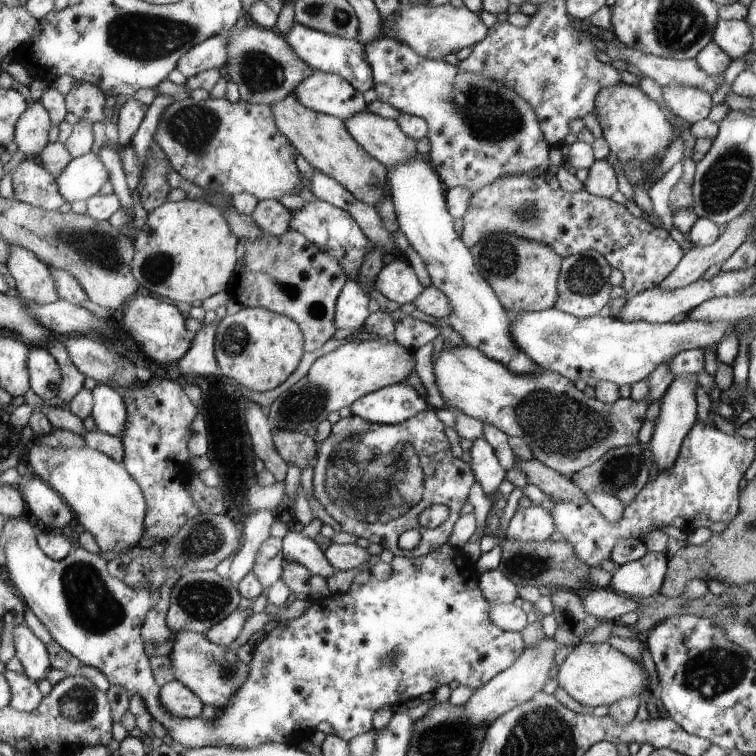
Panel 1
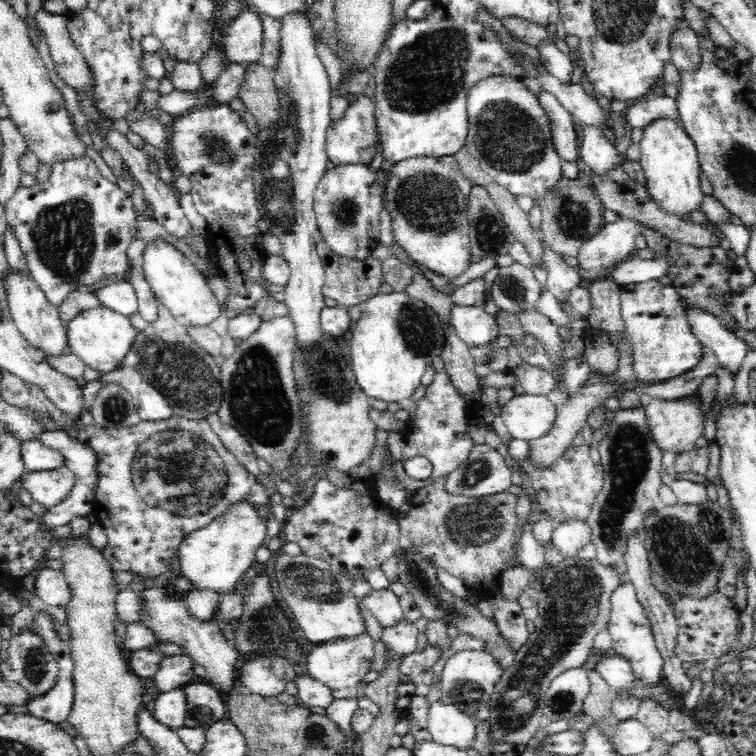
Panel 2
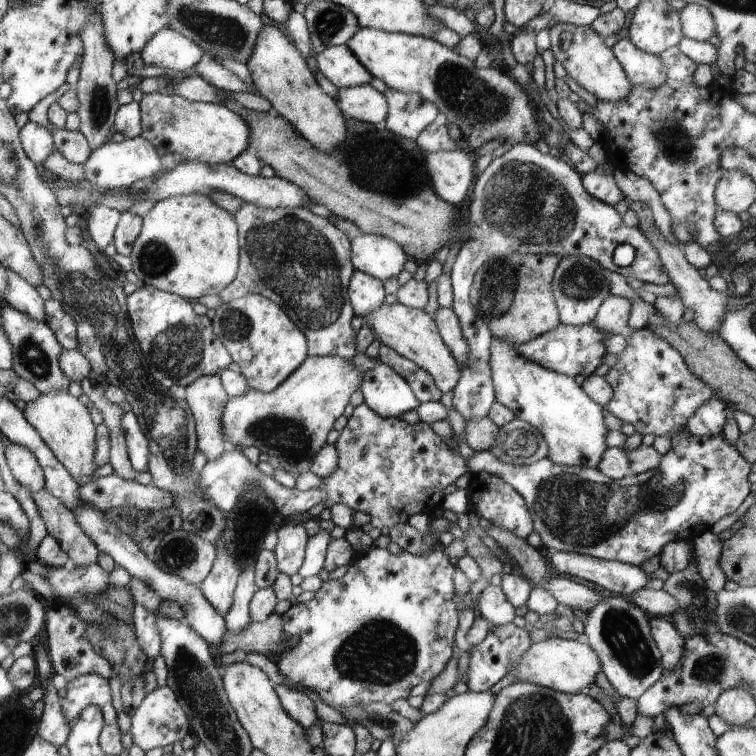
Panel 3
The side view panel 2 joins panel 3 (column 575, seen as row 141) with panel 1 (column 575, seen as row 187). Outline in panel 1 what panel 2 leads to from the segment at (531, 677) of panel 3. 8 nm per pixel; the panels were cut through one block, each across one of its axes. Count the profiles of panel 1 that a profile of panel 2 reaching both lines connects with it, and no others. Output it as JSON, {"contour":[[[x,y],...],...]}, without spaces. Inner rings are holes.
{"contour":[[[580,643],[570,652],[562,665],[554,673],[559,688],[563,688],[582,706],[612,706],[624,698],[640,698],[641,688],[649,689],[648,674],[642,662],[630,658],[607,643]]]}

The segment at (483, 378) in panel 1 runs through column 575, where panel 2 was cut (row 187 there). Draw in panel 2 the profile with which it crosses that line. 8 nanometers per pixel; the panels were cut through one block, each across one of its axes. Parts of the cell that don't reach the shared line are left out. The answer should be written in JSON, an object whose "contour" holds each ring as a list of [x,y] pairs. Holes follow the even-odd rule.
{"contour":[[[452,155],[441,158],[416,157],[394,165],[386,178],[383,208],[388,210],[392,221],[393,240],[417,264],[442,276],[454,280],[471,264],[471,242],[469,241],[469,218],[467,206],[473,184],[466,179],[458,162]]]}

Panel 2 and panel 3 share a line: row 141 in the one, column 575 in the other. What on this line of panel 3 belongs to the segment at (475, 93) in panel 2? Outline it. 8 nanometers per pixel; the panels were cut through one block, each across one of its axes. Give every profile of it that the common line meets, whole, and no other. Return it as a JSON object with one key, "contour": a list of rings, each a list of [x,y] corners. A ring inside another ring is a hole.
{"contour":[[[691,435],[678,438],[672,448],[661,456],[661,464],[657,468],[617,480],[605,476],[598,467],[558,465],[548,457],[530,466],[516,466],[503,464],[488,451],[476,451],[468,460],[468,465],[471,474],[485,471],[497,475],[522,494],[534,515],[536,533],[550,552],[579,553],[638,567],[662,552],[669,543],[695,541],[722,516],[734,513],[740,502],[744,502],[744,498],[750,494],[750,464],[722,436],[703,438]]]}

